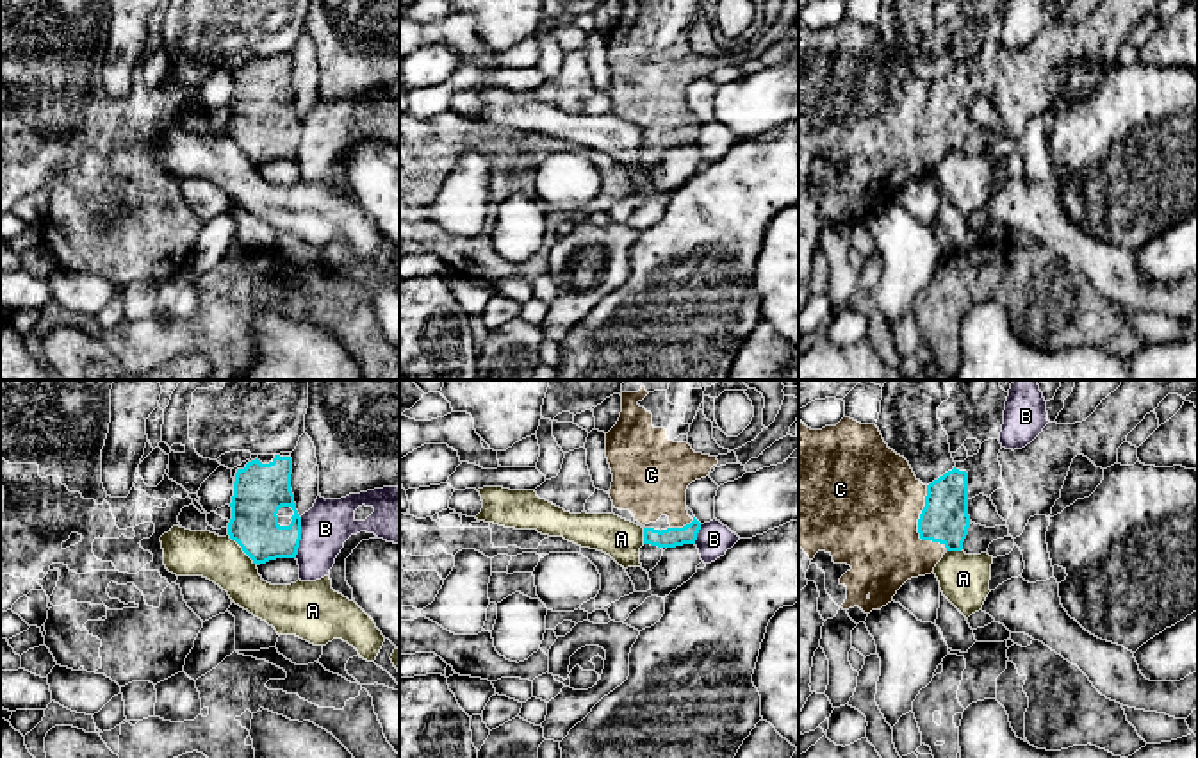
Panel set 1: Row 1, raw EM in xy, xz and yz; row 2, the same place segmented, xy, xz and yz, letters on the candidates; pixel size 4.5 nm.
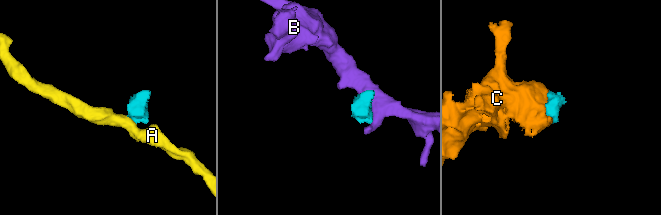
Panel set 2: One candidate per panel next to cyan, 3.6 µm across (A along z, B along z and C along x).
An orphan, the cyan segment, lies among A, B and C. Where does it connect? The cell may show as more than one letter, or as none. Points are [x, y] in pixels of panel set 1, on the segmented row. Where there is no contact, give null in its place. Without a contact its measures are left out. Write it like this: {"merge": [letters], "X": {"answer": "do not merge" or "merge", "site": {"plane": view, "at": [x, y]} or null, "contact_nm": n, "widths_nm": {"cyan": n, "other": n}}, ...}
{"merge": ["C"], "A": {"answer": "do not merge", "site": {"plane": "xy", "at": [243, 550]}, "contact_nm": 190, "widths_nm": {"cyan": 220, "other": 200}}, "B": {"answer": "do not merge", "site": {"plane": "xy", "at": [300, 537]}, "contact_nm": 190, "widths_nm": {"cyan": 220, "other": 220}}, "C": {"answer": "merge", "site": {"plane": "yz", "at": [919, 523]}, "contact_nm": 280, "widths_nm": {"cyan": 220, "other": 480}}}

